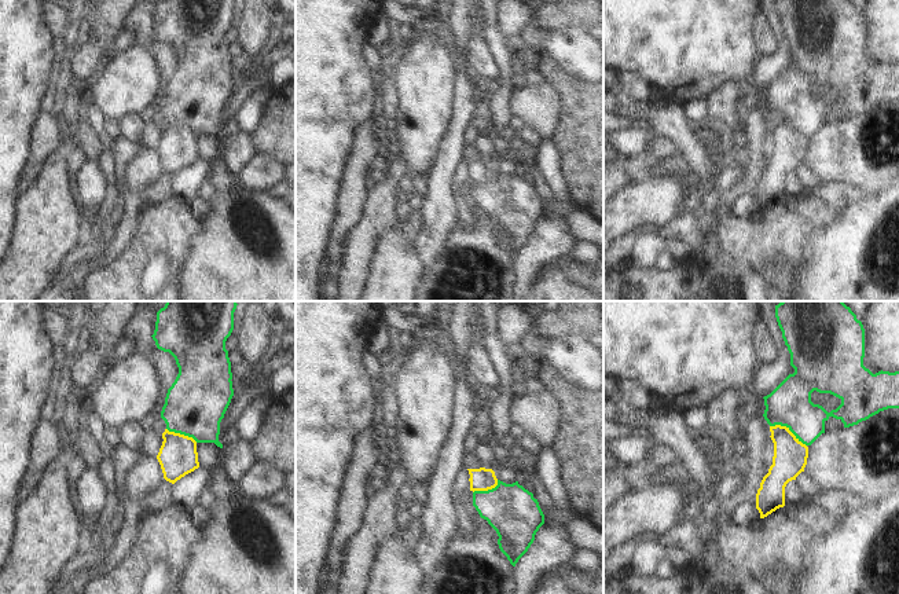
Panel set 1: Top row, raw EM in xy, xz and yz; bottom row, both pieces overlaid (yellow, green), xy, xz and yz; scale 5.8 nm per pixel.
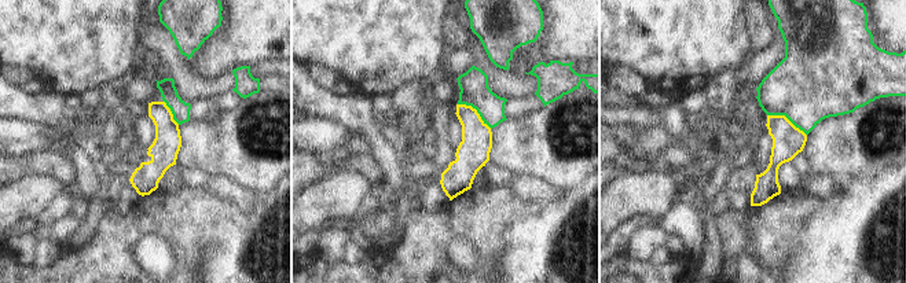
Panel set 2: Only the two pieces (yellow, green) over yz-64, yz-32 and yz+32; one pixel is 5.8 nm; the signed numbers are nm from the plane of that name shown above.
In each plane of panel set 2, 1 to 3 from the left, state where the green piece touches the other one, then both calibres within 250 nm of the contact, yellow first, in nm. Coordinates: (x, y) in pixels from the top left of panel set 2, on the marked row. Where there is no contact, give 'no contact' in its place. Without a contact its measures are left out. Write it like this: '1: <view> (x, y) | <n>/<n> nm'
1: yz-64 (171, 113) | 160/110 nm
2: yz-32 (476, 110) | 190/170 nm
3: yz+32 (785, 117) | 190/440 nm

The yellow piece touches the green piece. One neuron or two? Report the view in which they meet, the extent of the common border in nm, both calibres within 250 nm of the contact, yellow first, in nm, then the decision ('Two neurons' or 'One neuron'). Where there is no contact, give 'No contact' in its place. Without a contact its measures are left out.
Touches yellow in yz. Shared border 240 nm. Thickness 200 nm (yellow) against 260 nm. Two neurons

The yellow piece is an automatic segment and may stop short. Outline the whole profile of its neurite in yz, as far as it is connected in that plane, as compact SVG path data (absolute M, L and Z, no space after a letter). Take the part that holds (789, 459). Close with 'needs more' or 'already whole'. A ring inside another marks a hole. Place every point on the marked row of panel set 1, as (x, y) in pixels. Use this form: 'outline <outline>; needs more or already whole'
outline M770 426L774 443L773 465L763 477L756 494L756 509L760 518L785 506L785 487L804 472L808 447L803 444L786 426Z; already whole

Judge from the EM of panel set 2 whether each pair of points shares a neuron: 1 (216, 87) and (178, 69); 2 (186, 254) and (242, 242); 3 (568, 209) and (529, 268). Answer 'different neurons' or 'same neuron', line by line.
1: same neuron
2: different neurons
3: same neuron

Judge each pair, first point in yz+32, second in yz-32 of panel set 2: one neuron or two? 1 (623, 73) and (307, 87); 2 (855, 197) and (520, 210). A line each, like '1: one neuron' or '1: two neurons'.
1: two neurons
2: two neurons

